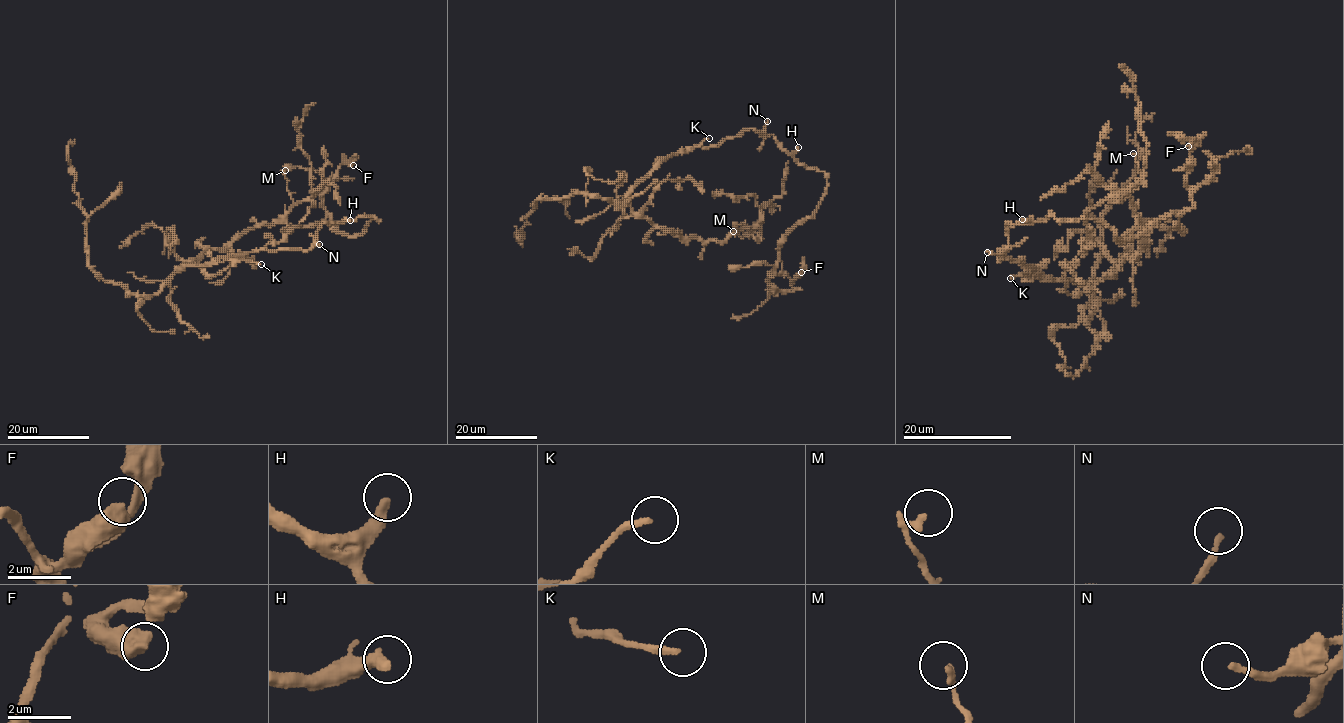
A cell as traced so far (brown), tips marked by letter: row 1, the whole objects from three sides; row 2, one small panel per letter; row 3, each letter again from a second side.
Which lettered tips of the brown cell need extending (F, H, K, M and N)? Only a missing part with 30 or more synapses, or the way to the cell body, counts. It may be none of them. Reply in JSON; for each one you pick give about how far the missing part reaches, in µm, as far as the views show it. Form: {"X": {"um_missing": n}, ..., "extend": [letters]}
{"H": {"um_missing": 30}, "K": {"um_missing": 160}, "extend": ["H", "K"]}

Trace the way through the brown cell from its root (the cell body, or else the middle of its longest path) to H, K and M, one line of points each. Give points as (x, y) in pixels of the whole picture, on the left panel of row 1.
H: (257, 251), (308, 250), (323, 223), (350, 220)
K: (257, 251), (233, 253), (229, 258), (261, 264)
M: (257, 251), (231, 253), (181, 268), (207, 249), (221, 249), (245, 231), (278, 223), (293, 202), (285, 170)

